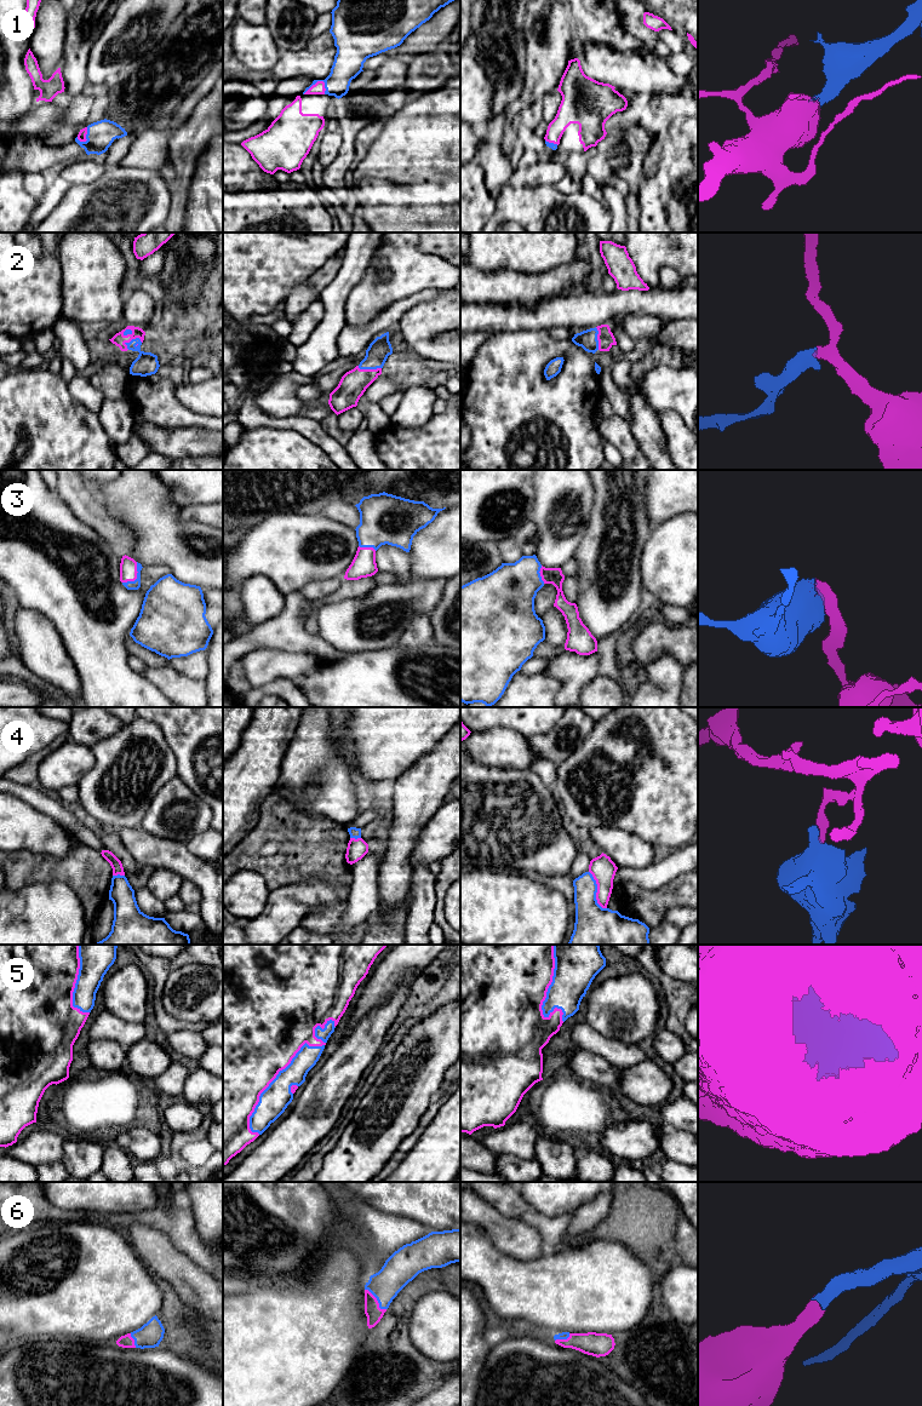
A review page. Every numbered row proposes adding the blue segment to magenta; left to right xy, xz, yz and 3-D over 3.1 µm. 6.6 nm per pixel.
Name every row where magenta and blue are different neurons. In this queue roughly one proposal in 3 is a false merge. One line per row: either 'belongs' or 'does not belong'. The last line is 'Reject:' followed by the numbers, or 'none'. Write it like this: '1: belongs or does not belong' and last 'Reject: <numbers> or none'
1: belongs
2: belongs
3: belongs
4: does not belong
5: belongs
6: belongs
Reject: 4

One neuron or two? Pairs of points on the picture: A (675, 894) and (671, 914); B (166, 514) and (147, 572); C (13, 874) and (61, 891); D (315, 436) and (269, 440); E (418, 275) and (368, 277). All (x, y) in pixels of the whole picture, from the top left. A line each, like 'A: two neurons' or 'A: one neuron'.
A: two neurons
B: two neurons
C: two neurons
D: two neurons
E: one neuron

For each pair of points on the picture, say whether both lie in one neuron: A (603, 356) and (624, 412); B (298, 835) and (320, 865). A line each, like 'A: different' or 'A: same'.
A: same
B: same

